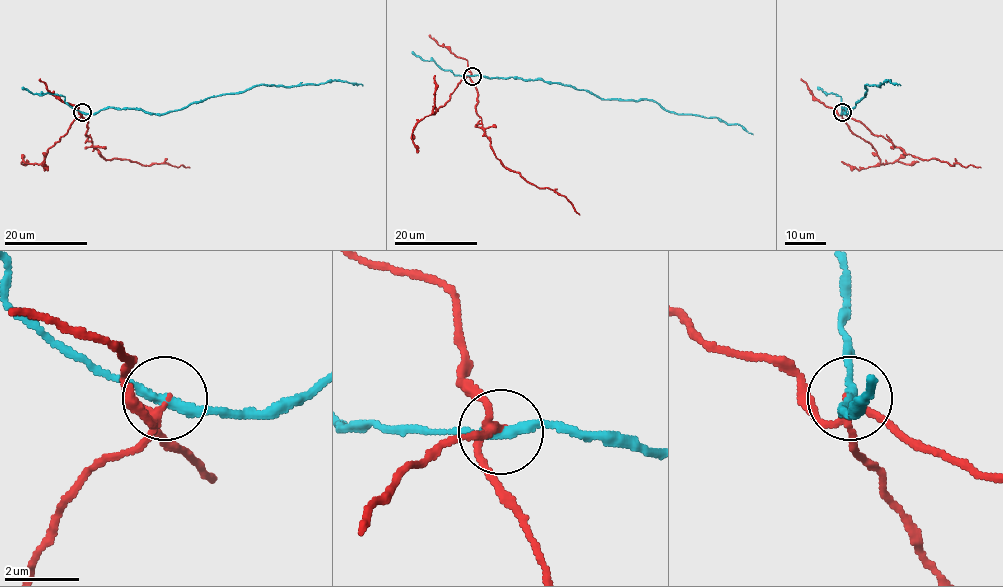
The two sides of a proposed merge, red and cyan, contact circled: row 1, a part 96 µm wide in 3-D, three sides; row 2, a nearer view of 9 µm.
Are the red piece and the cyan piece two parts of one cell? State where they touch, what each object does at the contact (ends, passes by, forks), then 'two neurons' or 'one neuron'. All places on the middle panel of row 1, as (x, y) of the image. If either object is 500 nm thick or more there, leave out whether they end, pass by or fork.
(472, 76) | red forks | cyan passes by | two neurons

